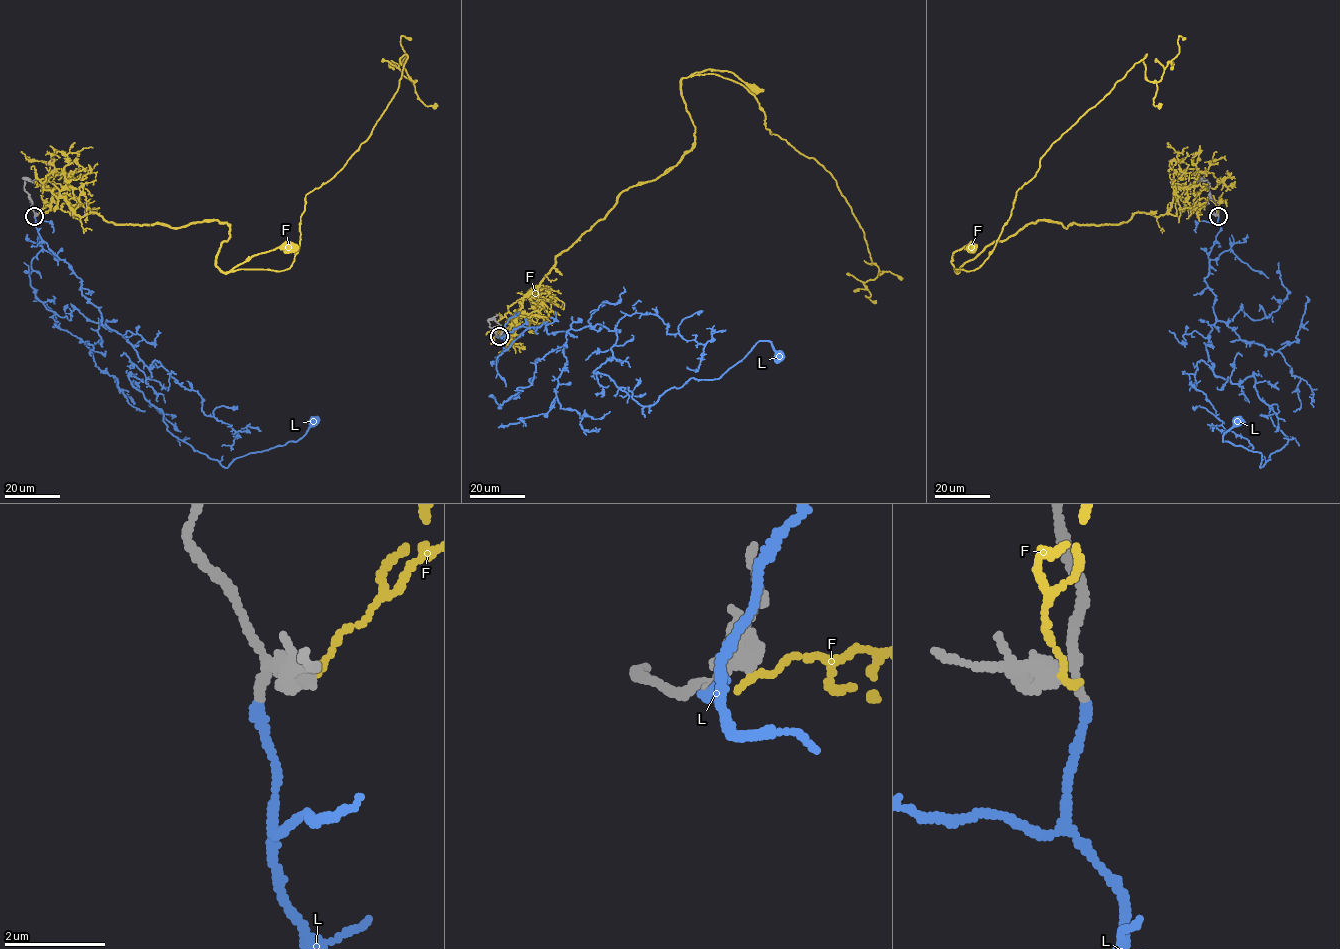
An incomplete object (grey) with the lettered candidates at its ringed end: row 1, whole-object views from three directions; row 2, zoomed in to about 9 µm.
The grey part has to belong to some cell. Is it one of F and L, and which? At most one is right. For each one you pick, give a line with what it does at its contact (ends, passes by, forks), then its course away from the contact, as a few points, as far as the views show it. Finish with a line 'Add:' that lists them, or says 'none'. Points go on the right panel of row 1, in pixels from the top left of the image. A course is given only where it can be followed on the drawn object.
L: It ends there. Its course: (1218, 216), (1207, 357), (1234, 384), (1255, 378), (1288, 438), (1260, 467), (1261, 453), (1222, 440), (1241, 417)
Add: L

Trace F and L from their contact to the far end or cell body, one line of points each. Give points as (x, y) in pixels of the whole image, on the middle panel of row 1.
F: (502, 335), (557, 255), (623, 191), (690, 149), (683, 78), (729, 71), (755, 90)
L: (499, 336), (603, 325), (616, 342), (594, 373), (643, 406), (692, 378), (719, 379), (758, 342), (783, 359)

